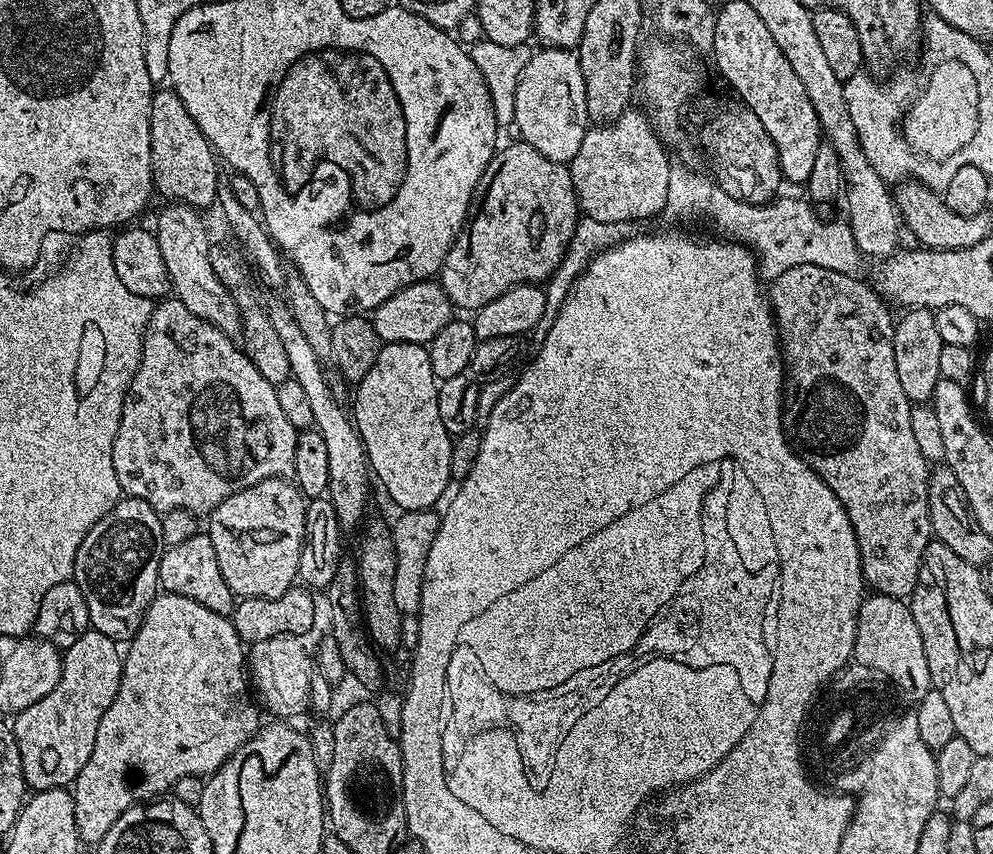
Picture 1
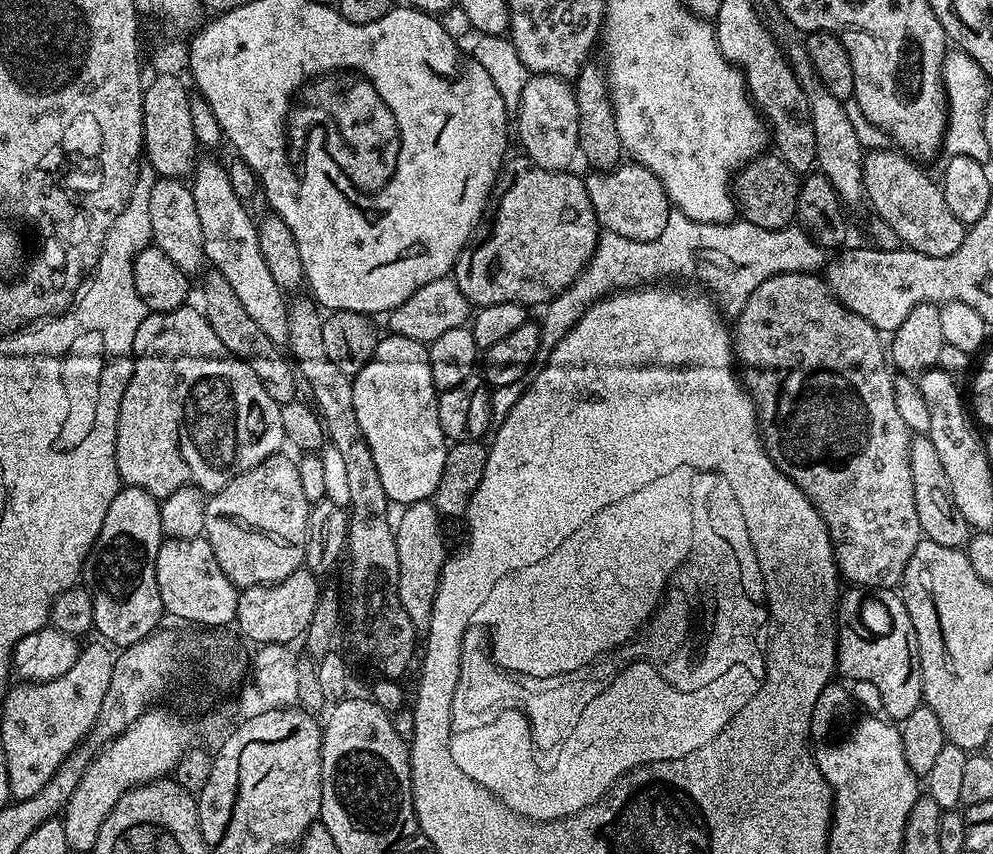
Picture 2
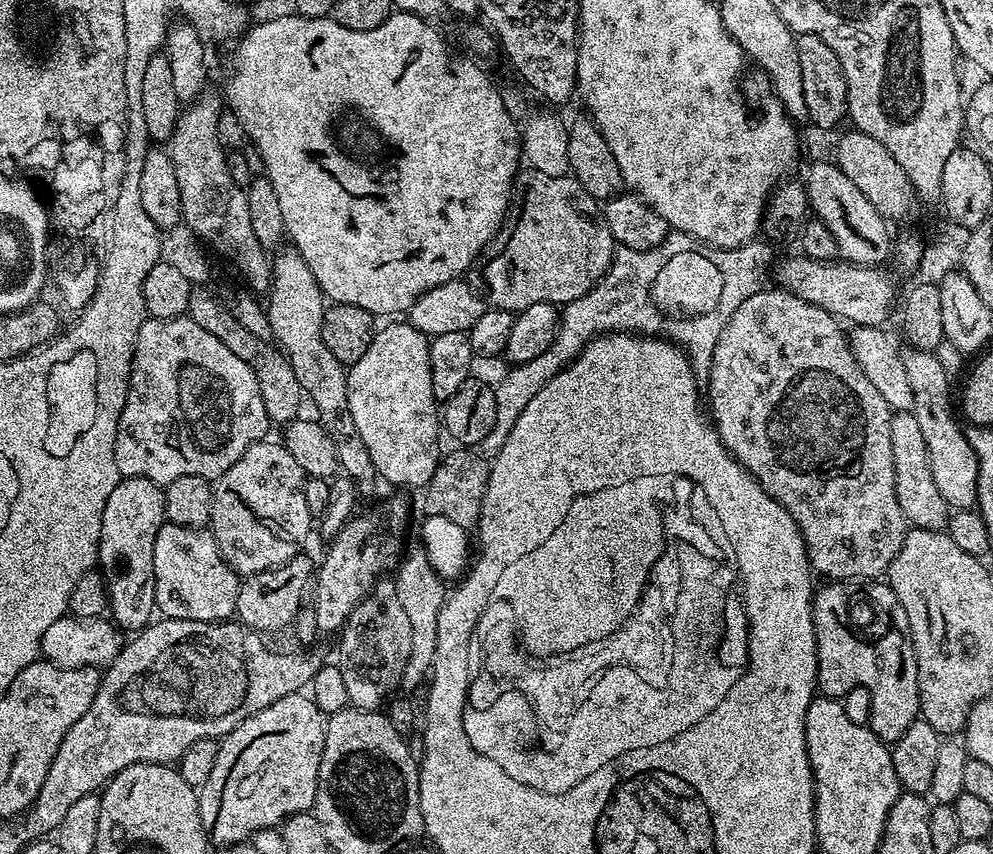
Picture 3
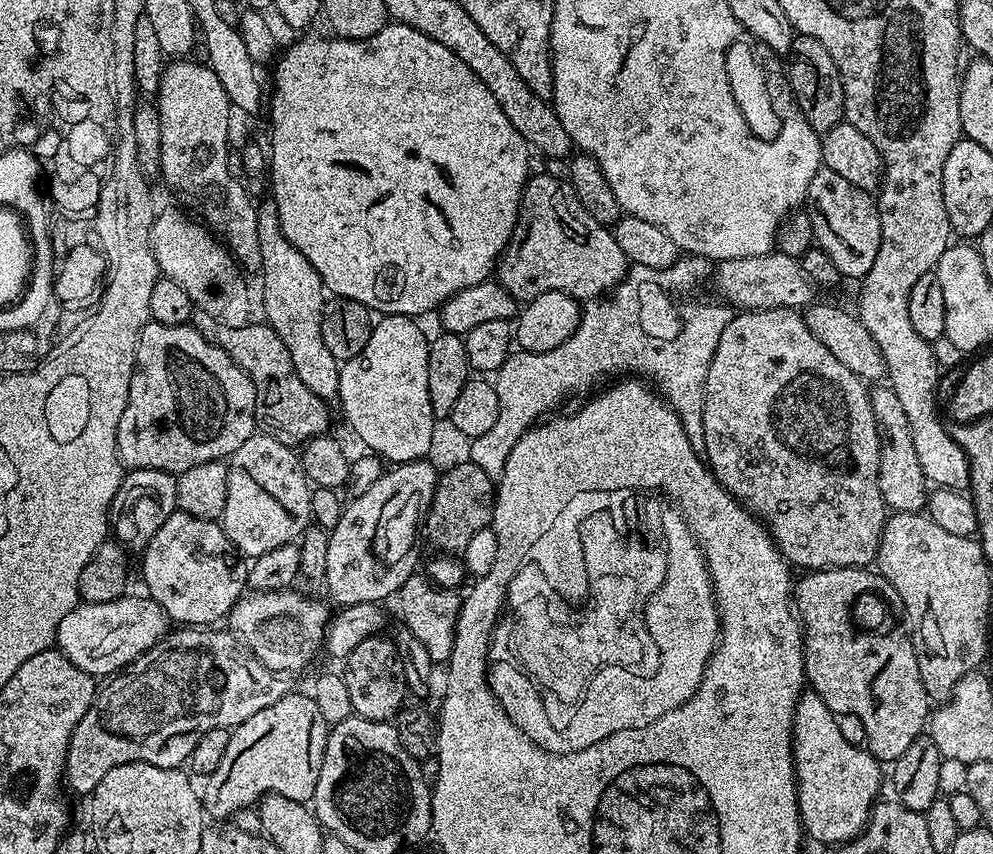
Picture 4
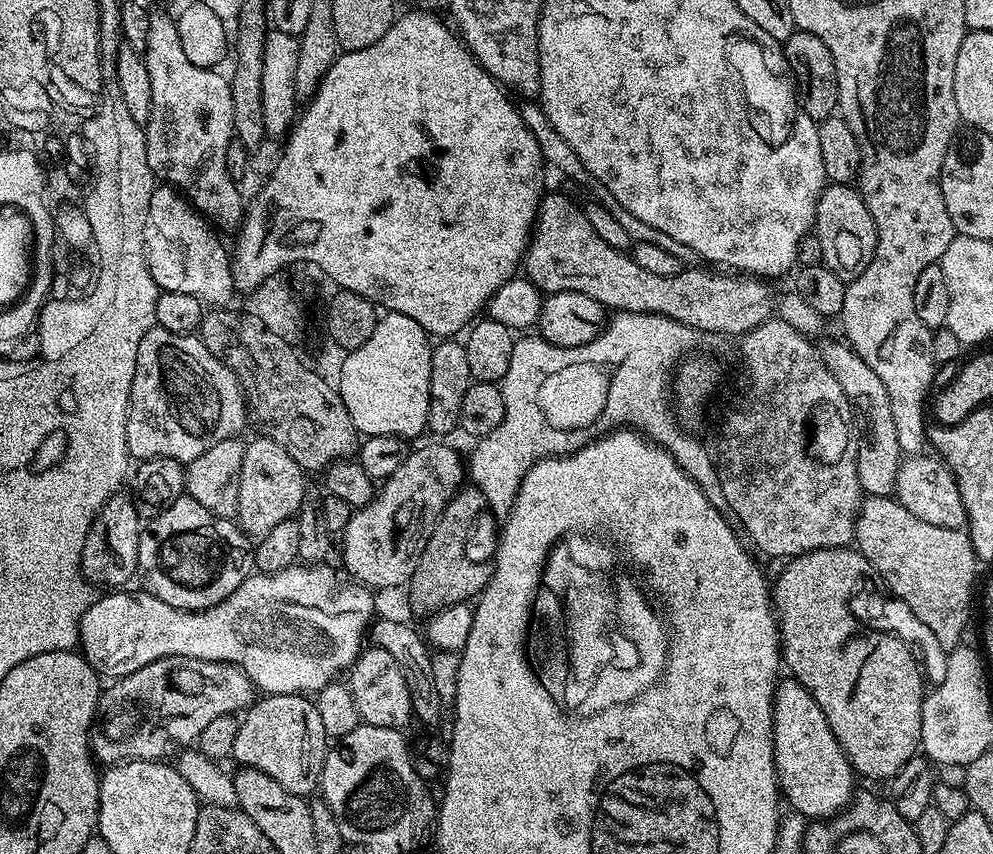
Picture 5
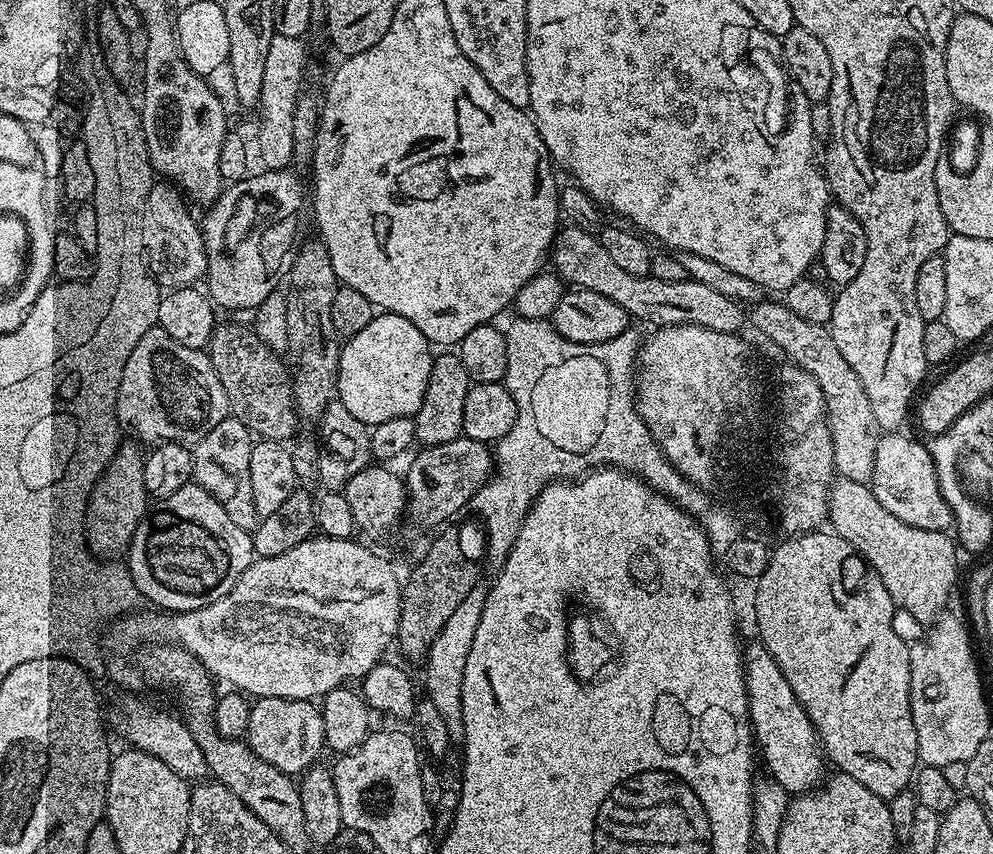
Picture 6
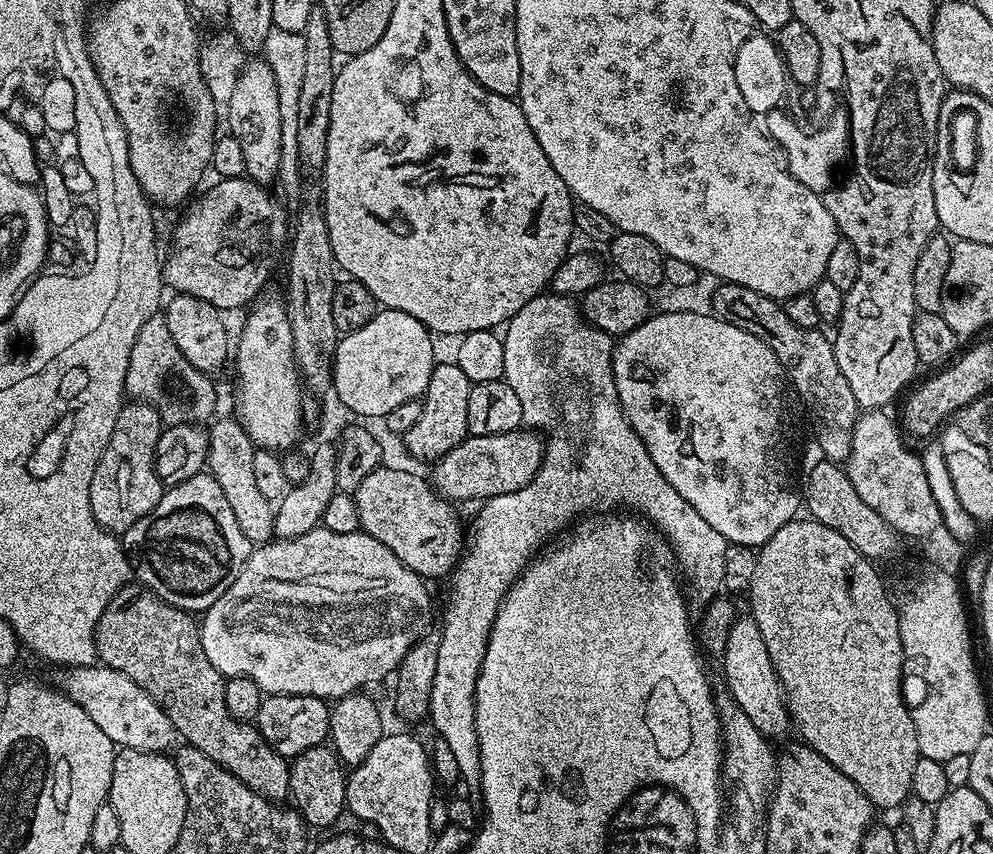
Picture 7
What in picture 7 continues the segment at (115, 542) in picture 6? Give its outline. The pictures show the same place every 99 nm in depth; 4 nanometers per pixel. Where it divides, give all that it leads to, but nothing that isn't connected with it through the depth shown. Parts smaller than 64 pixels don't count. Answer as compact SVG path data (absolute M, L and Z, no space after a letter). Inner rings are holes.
M128 402L123 405L114 422L114 434L110 434L110 442L106 442L106 450L94 470L94 478L90 478L90 510L98 522L106 531L113 534L122 534L138 522L138 518L146 518L154 506L158 506L160 499L164 497L166 485L160 481L154 466L154 454L158 446L158 438L162 431L162 421L158 410L154 410L149 404Z

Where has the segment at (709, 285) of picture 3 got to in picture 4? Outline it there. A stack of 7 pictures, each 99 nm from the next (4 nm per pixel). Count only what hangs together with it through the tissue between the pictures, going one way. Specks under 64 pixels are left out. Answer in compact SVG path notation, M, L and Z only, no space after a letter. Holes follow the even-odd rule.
M691 254L681 255L679 260L675 260L670 267L662 270L652 270L650 266L633 264L624 275L624 279L611 292L589 300L583 305L578 330L569 340L562 342L562 346L545 352L520 350L509 356L508 361L494 376L498 394L498 419L494 421L493 428L486 430L486 434L471 437L469 461L480 466L489 476L499 478L504 472L506 458L510 458L510 452L514 450L518 440L537 421L556 410L551 408L558 407L567 396L572 396L575 392L586 391L591 384L598 383L603 376L612 375L612 378L616 378L621 374L635 374L637 377L651 381L678 414L693 446L698 450L703 449L702 406L706 374L710 370L710 362L714 358L718 338L722 338L722 330L726 330L734 312L727 303L712 299L713 301L700 300L697 304L688 304L684 308L684 316L676 316L675 310L672 309L672 292L692 292L707 276L709 279L709 261L702 256Z

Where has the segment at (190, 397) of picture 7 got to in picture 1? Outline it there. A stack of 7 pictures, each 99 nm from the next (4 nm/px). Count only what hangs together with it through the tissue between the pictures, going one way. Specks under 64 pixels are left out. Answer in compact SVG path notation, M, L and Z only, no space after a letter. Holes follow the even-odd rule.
M164 298L153 307L152 317L146 326L144 335L144 349L138 370L128 387L128 393L122 406L122 418L118 422L118 434L114 438L114 474L118 474L118 486L125 497L141 500L150 505L153 510L161 514L170 510L186 510L192 512L197 518L207 517L208 513L216 509L230 494L238 494L238 490L246 490L263 480L275 476L288 478L294 470L294 446L298 429L282 414L282 406L278 406L276 385L266 382L262 374L254 366L248 353L241 350L227 336L222 334L210 322L198 318L198 314L190 314L186 306L175 298Z

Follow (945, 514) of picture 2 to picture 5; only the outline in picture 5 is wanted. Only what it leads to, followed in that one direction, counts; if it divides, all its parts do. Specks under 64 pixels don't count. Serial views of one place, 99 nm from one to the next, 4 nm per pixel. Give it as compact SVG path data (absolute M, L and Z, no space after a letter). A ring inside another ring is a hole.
M832 340L829 344L820 344L818 355L824 361L830 374L838 380L838 386L847 394L853 405L864 411L868 419L868 436L872 441L859 449L856 465L858 466L858 482L861 493L869 496L892 496L896 490L896 470L900 467L902 453L898 446L898 434L894 430L892 417L892 399L886 394L886 386L882 386L882 378L858 358L858 354L847 343Z

